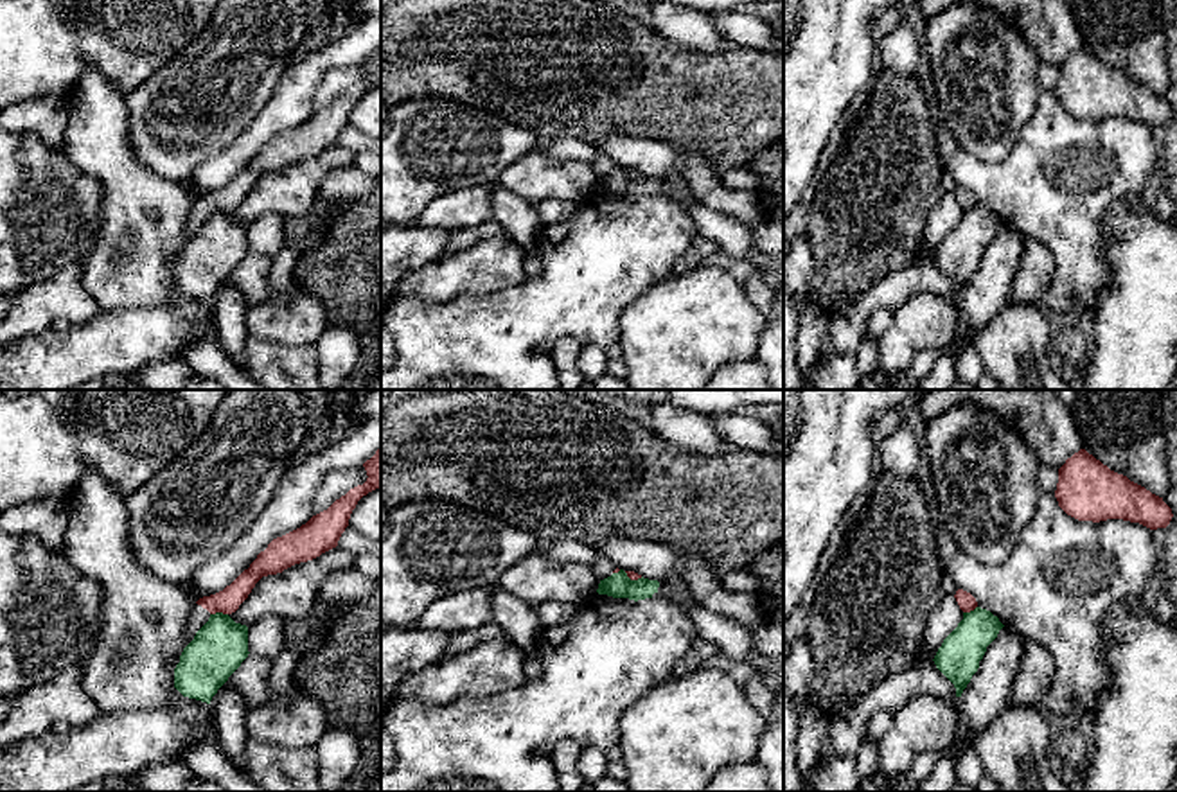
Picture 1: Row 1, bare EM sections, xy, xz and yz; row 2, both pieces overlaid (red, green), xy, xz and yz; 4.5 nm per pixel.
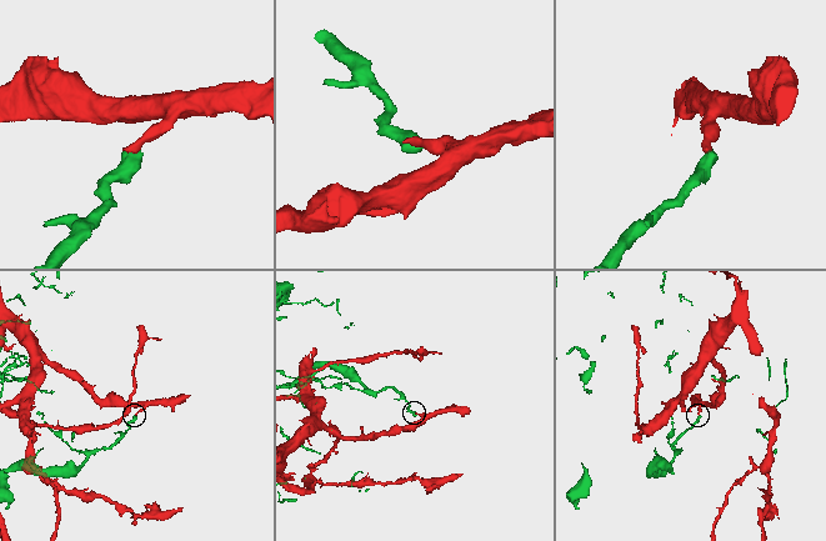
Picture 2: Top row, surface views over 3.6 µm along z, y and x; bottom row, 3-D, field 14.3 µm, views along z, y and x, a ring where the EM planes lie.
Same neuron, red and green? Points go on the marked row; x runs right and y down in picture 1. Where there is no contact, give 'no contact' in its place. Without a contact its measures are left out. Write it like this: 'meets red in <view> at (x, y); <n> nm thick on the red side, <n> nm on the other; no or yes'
meets red in xy at (218, 611); 110 nm thick on the red side, 240 nm on the other; no

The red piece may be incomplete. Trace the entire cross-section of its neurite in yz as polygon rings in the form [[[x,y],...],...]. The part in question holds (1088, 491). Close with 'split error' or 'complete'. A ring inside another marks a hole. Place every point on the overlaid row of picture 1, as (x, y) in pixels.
[[[1085,449],[1058,469],[1055,497],[1078,521],[1123,519],[1157,530],[1166,528],[1173,517],[1163,497],[1111,471]]]; complete

